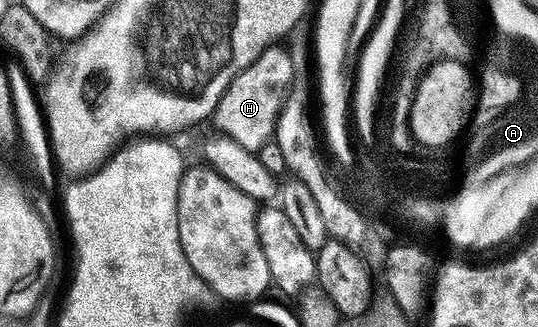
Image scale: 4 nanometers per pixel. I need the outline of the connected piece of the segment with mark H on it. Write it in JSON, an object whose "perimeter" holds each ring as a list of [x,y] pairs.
{"perimeter":[[[283,45],[267,47],[244,71],[237,73],[225,89],[221,101],[215,106],[213,122],[222,134],[228,135],[237,145],[259,152],[272,142],[279,125],[279,111],[295,83],[295,59]]]}

